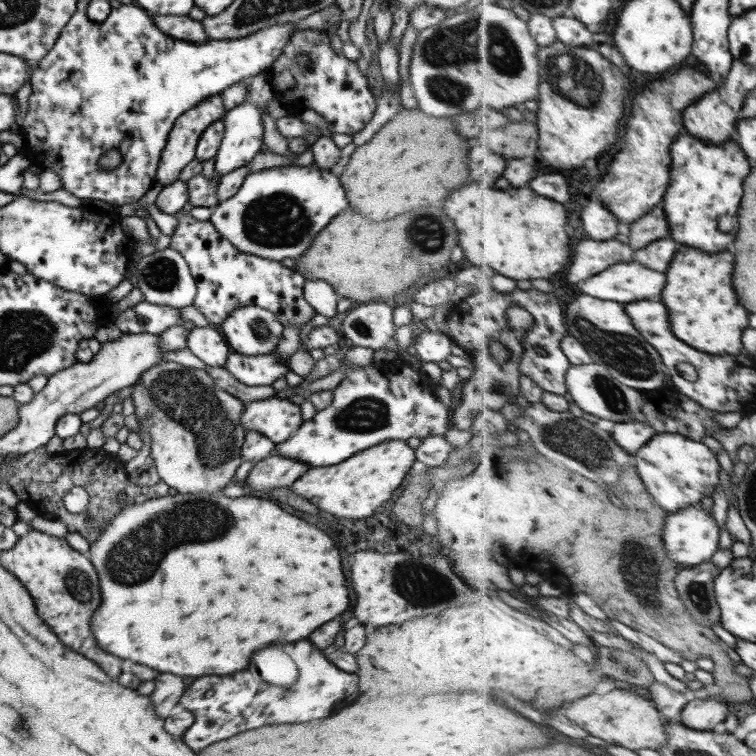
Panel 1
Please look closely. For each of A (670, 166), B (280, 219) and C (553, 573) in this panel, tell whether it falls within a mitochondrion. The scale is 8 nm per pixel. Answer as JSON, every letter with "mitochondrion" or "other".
{"A":"other","B":"mitochondrion","C":"other"}

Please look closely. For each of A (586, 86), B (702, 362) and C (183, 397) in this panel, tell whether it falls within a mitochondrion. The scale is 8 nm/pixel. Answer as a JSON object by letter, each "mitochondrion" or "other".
{"A":"mitochondrion","B":"other","C":"mitochondrion"}

